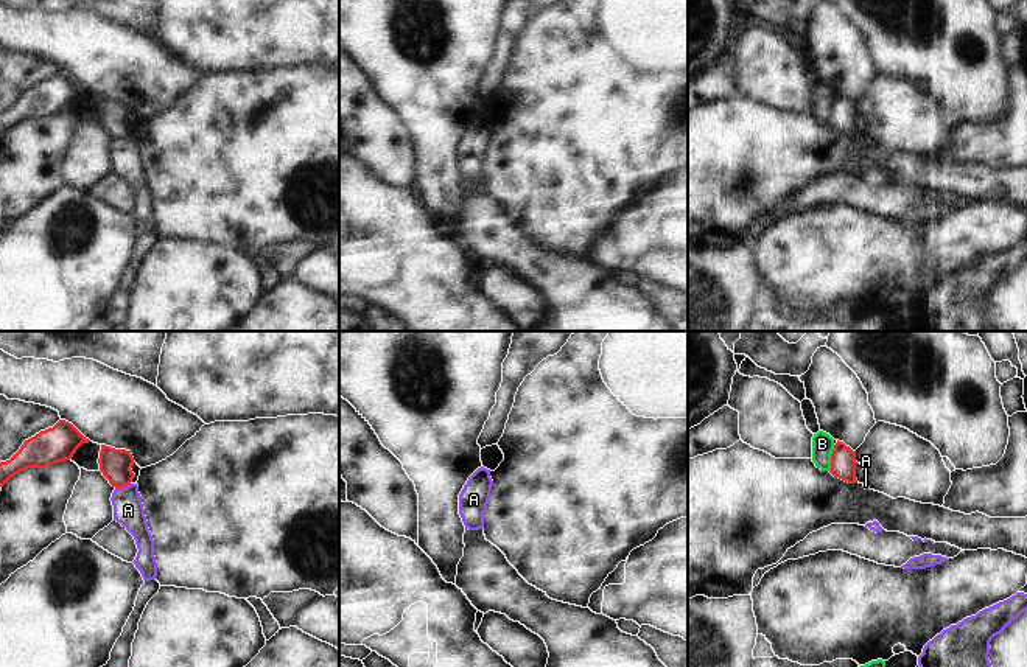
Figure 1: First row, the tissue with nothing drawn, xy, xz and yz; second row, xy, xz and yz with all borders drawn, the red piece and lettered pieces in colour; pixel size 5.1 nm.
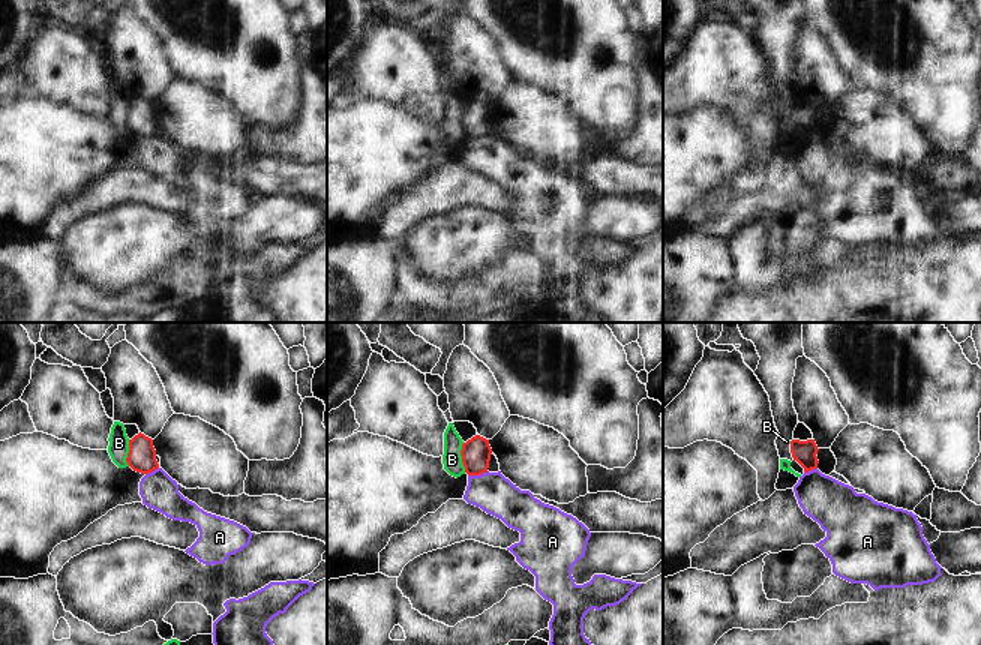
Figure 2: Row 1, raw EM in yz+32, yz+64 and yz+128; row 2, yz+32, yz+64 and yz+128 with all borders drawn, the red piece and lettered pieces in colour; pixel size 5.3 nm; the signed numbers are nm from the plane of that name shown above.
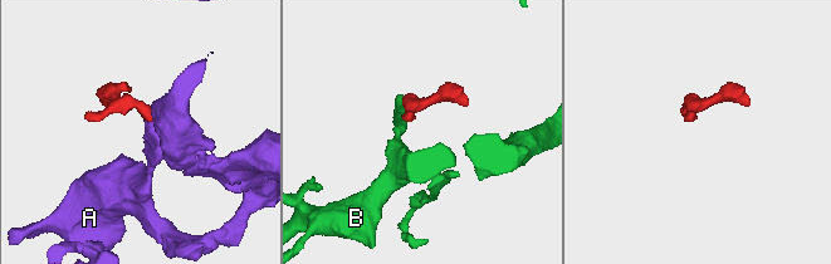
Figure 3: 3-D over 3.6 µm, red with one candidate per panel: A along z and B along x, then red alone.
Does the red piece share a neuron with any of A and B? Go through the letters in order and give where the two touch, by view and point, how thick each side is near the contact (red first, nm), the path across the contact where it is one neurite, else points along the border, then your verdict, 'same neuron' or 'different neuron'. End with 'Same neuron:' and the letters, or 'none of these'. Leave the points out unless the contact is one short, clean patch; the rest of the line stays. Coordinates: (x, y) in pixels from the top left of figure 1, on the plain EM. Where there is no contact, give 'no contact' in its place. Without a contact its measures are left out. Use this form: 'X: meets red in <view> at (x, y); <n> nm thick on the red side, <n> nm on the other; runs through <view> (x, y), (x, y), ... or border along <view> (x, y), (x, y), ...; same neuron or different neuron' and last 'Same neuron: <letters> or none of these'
A: meets red in xy at (123, 137); 160 nm thick on the red side, 160 nm on the other; border along xy (131, 136), (115, 140); different neuron
B: meets red in yz at (831, 109); 130 nm thick on the red side, 110 nm on the other; different neuron
Same neuron: none of these

